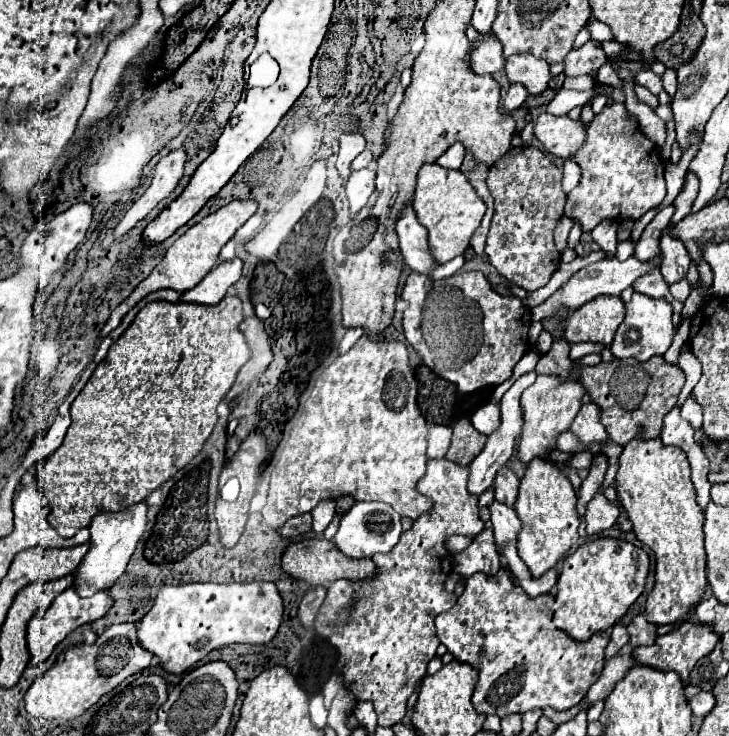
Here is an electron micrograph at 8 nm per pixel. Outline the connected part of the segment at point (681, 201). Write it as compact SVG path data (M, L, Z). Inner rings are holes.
M688 172L688 174L686 174L684 188L680 190L678 198L674 200L674 208L676 208L676 212L674 212L672 220L670 220L670 226L678 224L678 222L680 222L680 220L690 212L692 202L694 202L694 198L696 198L696 196L698 196L698 178L696 178L696 176L692 176L692 172Z

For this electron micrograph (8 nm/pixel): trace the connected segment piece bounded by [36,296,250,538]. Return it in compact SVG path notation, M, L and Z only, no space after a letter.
M226 296L222 298L220 304L216 306L198 306L198 304L170 304L170 302L150 302L146 304L138 316L134 318L134 322L126 328L126 332L110 346L110 352L106 354L106 358L96 366L96 370L92 372L90 380L86 382L86 386L82 388L82 392L76 396L76 400L70 406L70 414L72 414L72 424L66 432L66 438L62 442L62 446L42 464L38 464L38 484L42 488L42 496L46 496L52 512L50 512L50 524L52 528L62 536L62 538L70 538L74 536L80 528L86 528L90 524L90 520L98 514L98 512L120 512L126 510L138 502L142 502L146 496L150 496L150 492L154 492L156 488L160 488L170 476L174 476L178 470L182 470L204 446L204 442L208 440L208 436L212 434L216 420L218 420L218 404L224 400L226 392L230 390L230 386L236 380L238 370L246 364L246 360L250 358L250 350L248 344L242 336L242 332L238 330L240 322L244 320L242 316L242 302L238 296Z

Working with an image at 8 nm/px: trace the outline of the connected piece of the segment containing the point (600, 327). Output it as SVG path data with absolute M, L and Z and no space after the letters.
M600 296L574 310L566 320L566 342L600 342L610 346L616 328L624 320L624 302L618 296Z

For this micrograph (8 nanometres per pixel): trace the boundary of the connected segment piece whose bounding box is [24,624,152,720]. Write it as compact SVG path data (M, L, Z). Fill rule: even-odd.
M118 624L118 626L110 626L102 636L98 636L98 640L88 646L88 644L78 644L74 648L70 648L64 656L62 662L56 662L50 670L46 670L38 680L34 680L34 684L28 688L24 702L26 702L26 710L36 716L36 718L44 718L44 720L72 720L78 718L82 712L86 712L90 706L94 706L104 694L108 694L112 688L116 688L122 680L126 680L128 676L142 672L150 666L152 662L152 654L148 650L144 650L136 638L136 624Z

